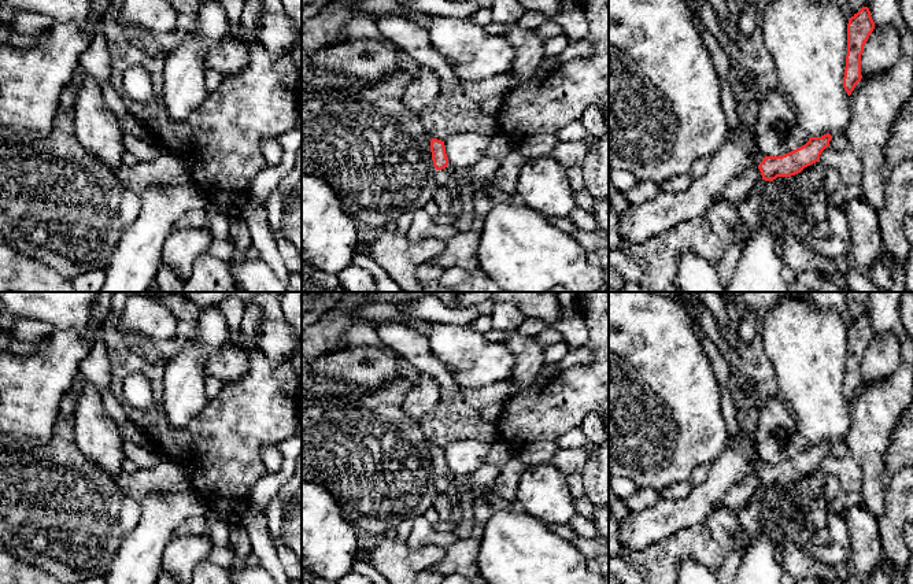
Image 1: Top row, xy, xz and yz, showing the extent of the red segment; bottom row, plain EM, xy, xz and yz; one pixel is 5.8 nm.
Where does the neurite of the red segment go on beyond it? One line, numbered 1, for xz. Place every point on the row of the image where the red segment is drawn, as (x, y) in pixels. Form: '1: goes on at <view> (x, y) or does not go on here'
1: does not go on here

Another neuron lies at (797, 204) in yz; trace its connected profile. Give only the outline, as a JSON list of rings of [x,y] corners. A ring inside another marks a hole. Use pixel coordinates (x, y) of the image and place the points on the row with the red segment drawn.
[[[821,162],[791,177],[777,177],[773,181],[761,178],[747,200],[753,195],[759,196],[761,217],[746,240],[755,229],[769,226],[777,239],[790,234],[801,241],[810,237],[812,232],[828,219],[825,171]]]

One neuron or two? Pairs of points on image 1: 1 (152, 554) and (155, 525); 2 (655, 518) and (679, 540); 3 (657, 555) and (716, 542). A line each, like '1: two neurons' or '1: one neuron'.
1: one neuron
2: two neurons
3: one neuron

